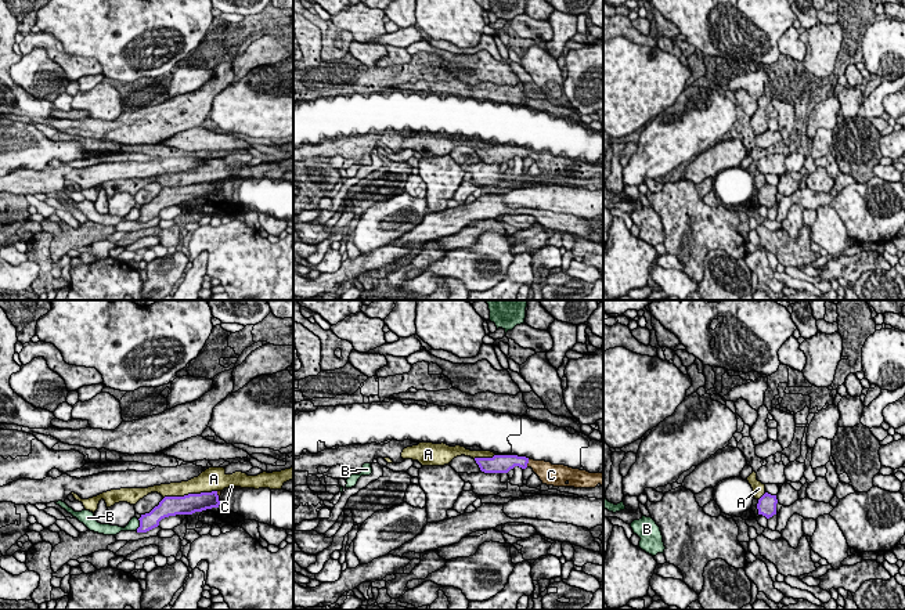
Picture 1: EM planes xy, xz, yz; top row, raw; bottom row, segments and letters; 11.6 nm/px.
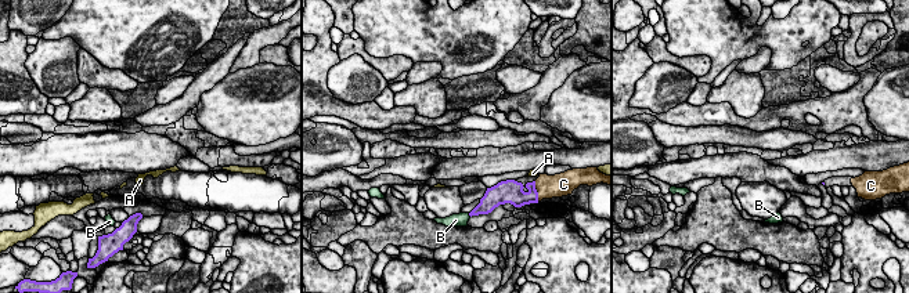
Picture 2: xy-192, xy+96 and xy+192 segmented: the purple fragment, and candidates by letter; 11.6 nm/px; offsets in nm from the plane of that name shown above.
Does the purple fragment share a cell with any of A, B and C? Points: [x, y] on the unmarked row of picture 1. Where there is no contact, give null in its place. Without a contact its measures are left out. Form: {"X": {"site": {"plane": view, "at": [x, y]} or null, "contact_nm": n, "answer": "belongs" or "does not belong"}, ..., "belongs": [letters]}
{"A": {"site": {"plane": "xy", "at": [190, 184]}, "contact_nm": 650, "answer": "does not belong"}, "B": {"site": {"plane": "xy", "at": [140, 215]}, "contact_nm": 150, "answer": "does not belong"}, "C": {"site": {"plane": "xz", "at": [527, 152]}, "contact_nm": 120, "answer": "belongs"}, "belongs": ["C"]}

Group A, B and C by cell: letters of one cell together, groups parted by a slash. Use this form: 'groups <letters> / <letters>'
groups A / B / C

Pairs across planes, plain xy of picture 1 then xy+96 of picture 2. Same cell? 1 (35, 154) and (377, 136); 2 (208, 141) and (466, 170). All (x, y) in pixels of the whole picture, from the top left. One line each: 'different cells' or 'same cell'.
1: different cells
2: different cells

